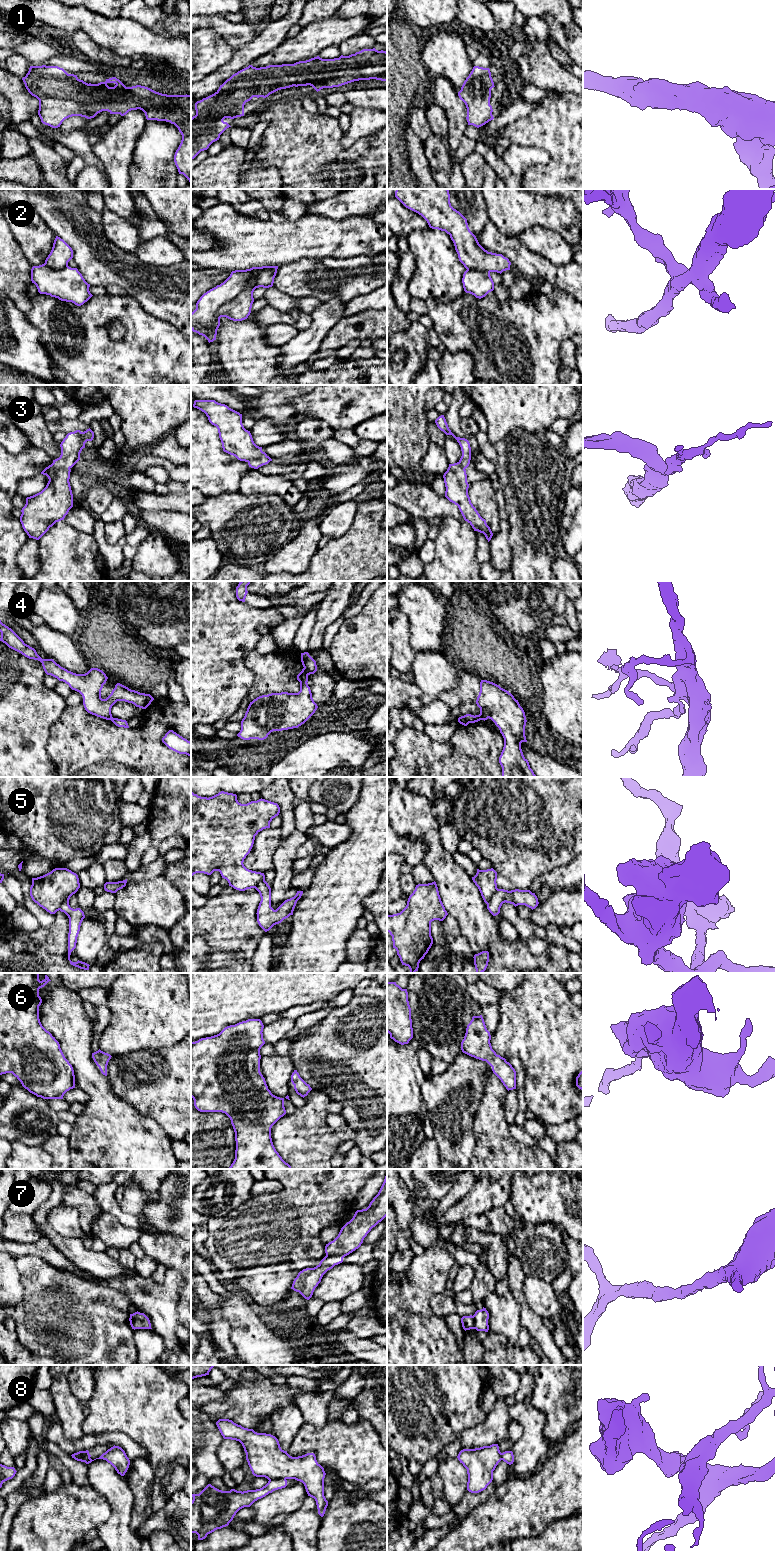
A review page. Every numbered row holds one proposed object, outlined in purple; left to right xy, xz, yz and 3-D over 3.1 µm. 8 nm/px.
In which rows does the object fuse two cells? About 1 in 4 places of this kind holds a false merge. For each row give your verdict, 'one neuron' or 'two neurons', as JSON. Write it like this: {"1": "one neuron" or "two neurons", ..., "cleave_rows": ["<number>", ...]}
{"1": "one neuron", "2": "two neurons", "3": "one neuron", "4": "two neurons", "5": "two neurons", "6": "one neuron", "7": "one neuron", "8": "two neurons", "cleave_rows": ["2", "4", "5", "8"]}

